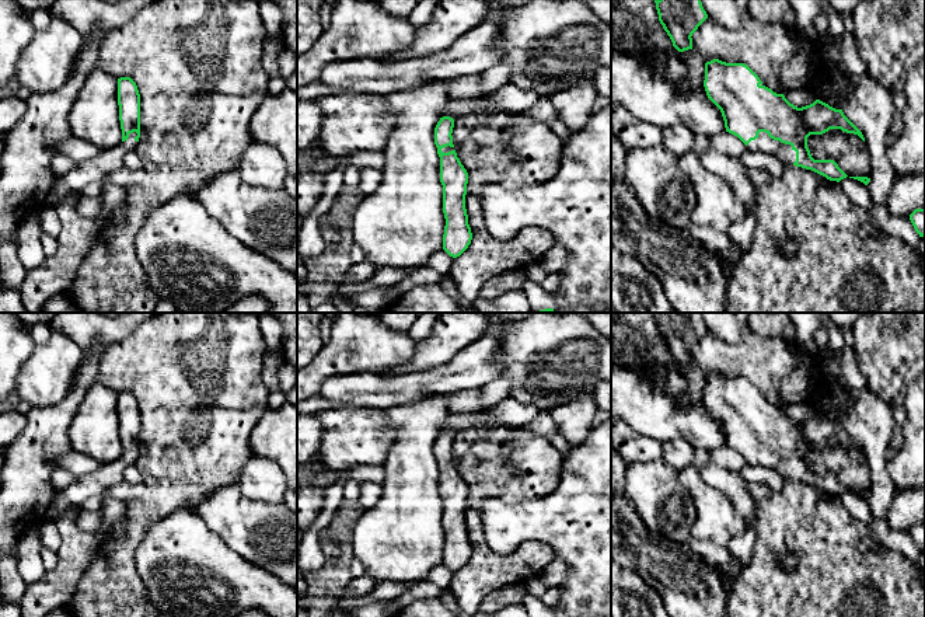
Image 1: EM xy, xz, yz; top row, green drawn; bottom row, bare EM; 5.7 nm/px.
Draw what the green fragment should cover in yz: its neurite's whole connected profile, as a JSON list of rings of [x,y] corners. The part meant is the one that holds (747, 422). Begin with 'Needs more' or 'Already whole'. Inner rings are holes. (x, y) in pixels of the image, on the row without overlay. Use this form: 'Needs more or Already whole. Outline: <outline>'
Needs more. Outline: [[[706,376],[704,401],[708,412],[720,423],[726,446],[737,450],[747,464],[769,468],[783,480],[793,478],[840,496],[848,489],[834,474],[814,474],[807,452],[841,443],[865,456],[842,423],[820,414],[797,422],[783,408],[765,401],[744,377]]]

